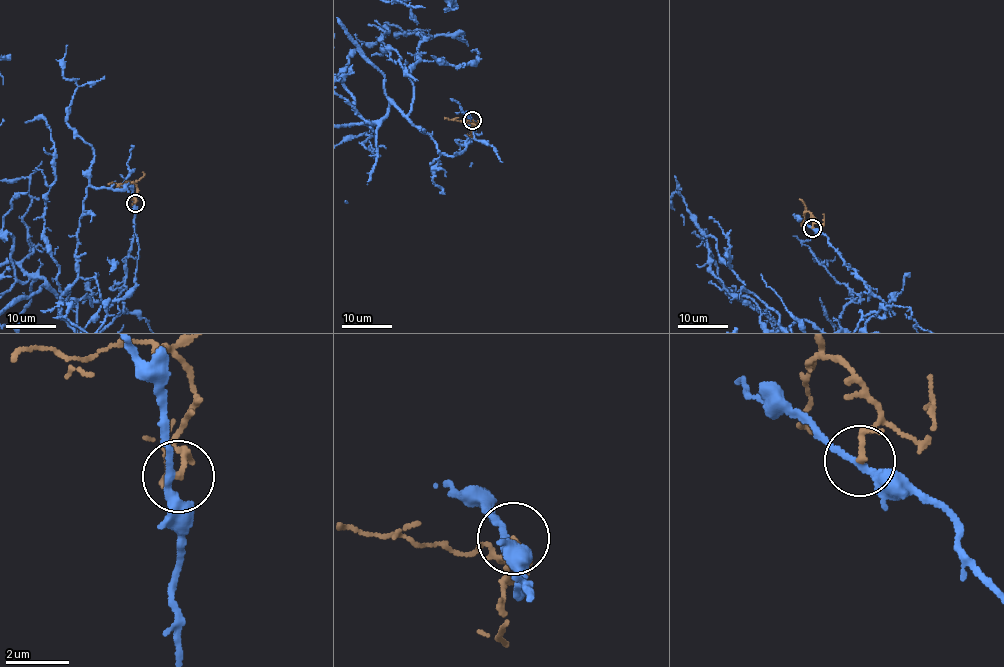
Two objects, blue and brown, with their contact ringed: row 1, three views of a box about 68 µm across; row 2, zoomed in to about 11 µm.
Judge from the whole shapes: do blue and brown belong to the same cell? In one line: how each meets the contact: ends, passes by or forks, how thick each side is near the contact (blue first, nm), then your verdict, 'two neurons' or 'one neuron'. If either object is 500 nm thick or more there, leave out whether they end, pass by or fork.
blue passes by; brown passes by; 240 nm thick on the blue side, 120 nm on the other; two neurons

